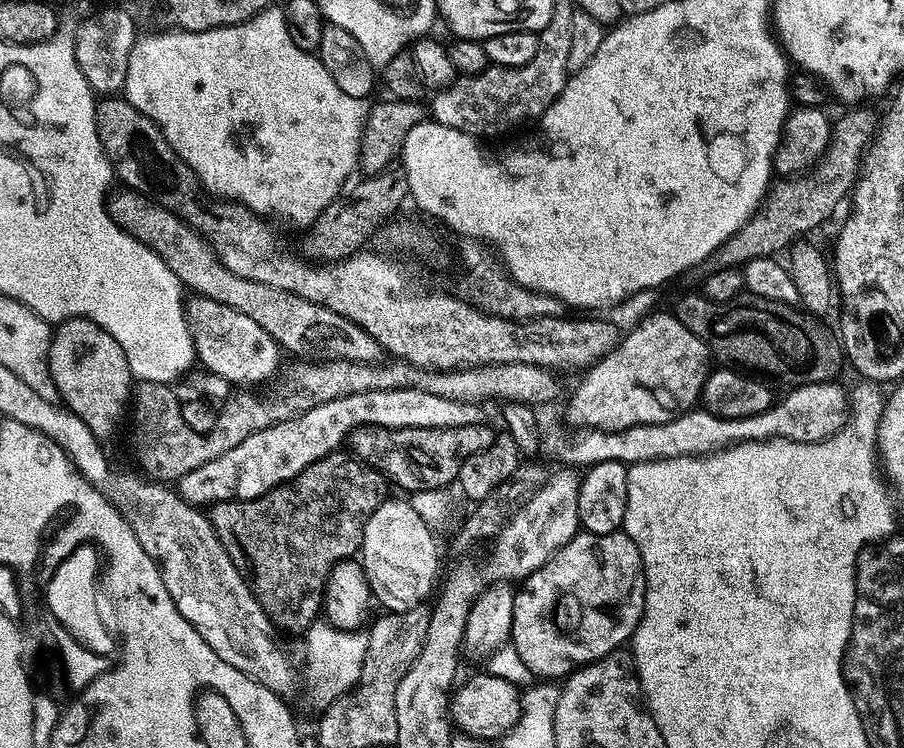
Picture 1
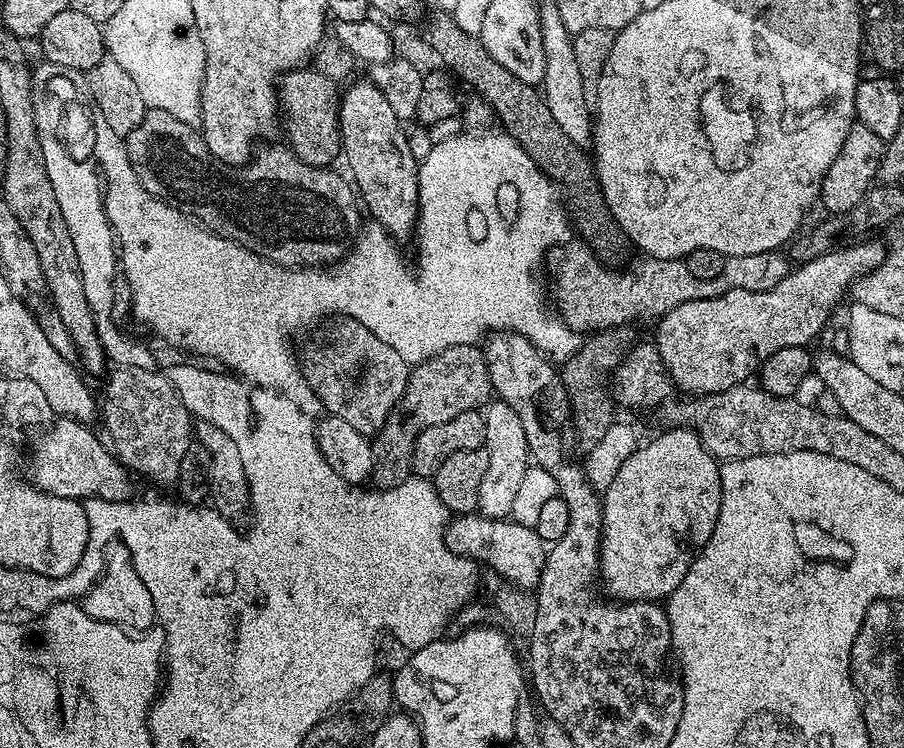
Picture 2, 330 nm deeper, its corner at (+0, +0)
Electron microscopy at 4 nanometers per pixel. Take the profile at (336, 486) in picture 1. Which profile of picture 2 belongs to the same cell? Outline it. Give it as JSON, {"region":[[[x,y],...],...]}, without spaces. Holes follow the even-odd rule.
{"region":[[[463,344],[462,346],[452,346],[448,347],[444,351],[440,351],[438,355],[431,356],[428,360],[424,360],[422,363],[415,365],[411,369],[409,374],[408,385],[405,387],[404,393],[402,394],[400,400],[393,407],[392,413],[389,414],[387,422],[381,426],[380,431],[376,433],[374,439],[371,441],[372,452],[373,452],[373,468],[371,472],[371,483],[377,489],[383,490],[385,488],[393,488],[398,486],[404,480],[409,479],[413,475],[412,471],[412,451],[414,450],[414,442],[418,438],[418,434],[422,434],[422,430],[426,430],[430,426],[439,426],[442,422],[450,422],[450,418],[459,418],[462,414],[467,412],[475,413],[477,410],[480,410],[480,407],[487,402],[488,399],[493,399],[494,393],[491,384],[491,374],[490,370],[487,369],[487,360],[485,351],[479,345],[473,344]]]}

